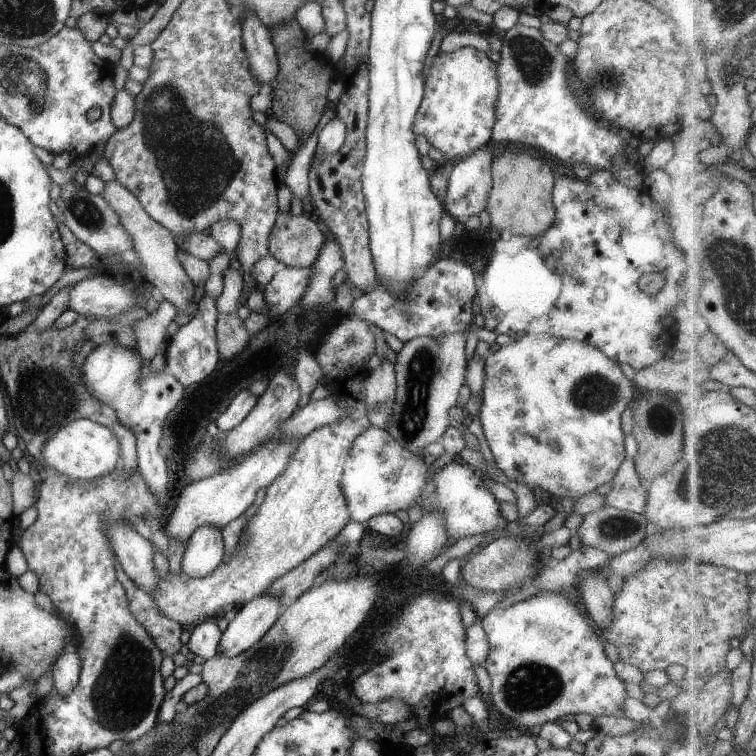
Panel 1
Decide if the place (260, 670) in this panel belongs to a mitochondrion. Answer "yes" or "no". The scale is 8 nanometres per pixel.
yes

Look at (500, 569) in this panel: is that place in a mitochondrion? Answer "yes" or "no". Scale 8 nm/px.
yes

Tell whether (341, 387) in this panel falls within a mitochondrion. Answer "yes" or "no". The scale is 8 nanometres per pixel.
no

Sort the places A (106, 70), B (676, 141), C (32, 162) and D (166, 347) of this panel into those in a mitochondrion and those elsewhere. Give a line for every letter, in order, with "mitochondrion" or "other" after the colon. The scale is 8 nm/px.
A: other
B: other
C: other
D: other

